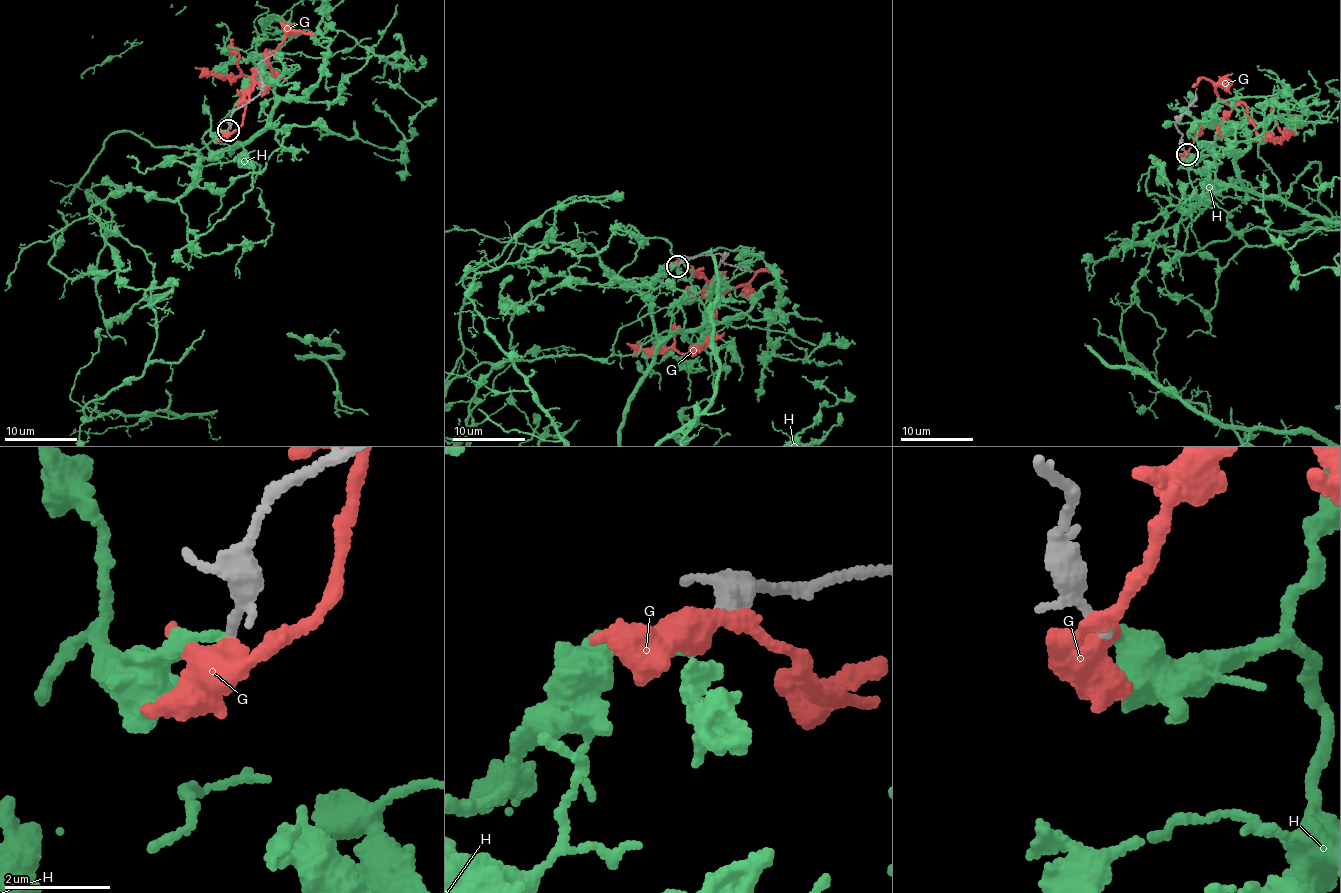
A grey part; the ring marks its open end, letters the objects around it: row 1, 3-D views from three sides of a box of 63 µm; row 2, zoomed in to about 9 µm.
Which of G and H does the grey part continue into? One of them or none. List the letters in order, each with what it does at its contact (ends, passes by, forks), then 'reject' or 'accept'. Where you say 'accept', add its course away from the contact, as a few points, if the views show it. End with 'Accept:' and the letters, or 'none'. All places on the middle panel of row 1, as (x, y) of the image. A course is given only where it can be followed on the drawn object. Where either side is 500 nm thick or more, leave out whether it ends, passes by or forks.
G: it forks there; reject
H: it ends there; reject
Accept: none

